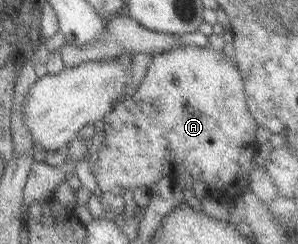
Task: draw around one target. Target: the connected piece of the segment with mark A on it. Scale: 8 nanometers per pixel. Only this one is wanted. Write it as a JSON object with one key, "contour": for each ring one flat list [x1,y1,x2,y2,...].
{"contour":[[186,45,152,54,146,73,132,96,120,101,108,116,104,116,103,142,91,169,102,196,110,194,118,197,122,191,134,190,135,187,150,189,157,179,166,176,176,182,180,173,208,185,207,196,221,204,228,199,225,187,238,185,239,182,246,187,250,170,255,168,254,134,257,127,246,111,243,82,233,60,212,48]]}

